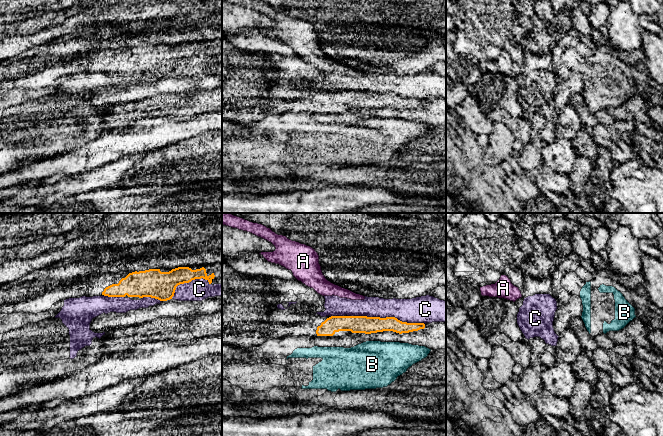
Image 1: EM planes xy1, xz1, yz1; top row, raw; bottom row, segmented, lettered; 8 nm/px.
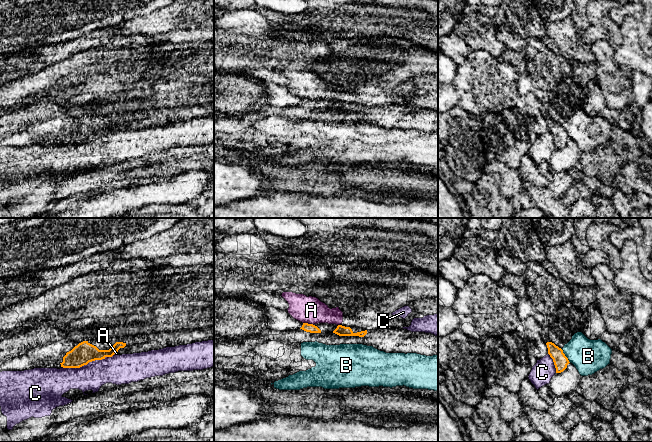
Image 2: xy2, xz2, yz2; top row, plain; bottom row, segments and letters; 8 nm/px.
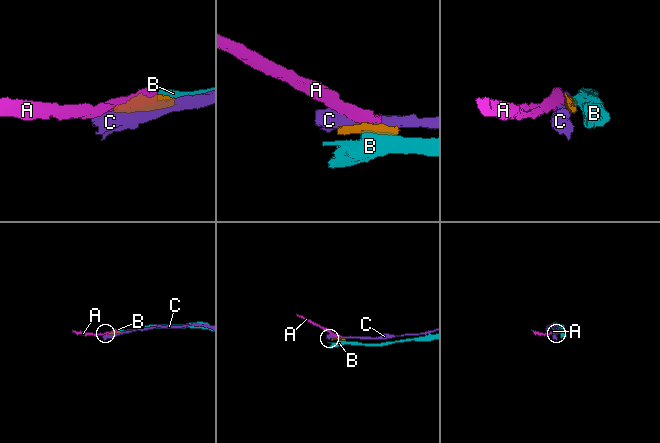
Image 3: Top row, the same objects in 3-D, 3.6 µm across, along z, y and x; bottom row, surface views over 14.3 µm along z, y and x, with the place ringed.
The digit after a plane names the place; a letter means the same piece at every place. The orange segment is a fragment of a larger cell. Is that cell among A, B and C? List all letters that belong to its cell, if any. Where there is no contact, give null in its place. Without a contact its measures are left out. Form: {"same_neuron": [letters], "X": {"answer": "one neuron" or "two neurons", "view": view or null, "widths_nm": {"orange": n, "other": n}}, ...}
{"same_neuron": [], "A": {"answer": "two neurons", "view": "xz2", "widths_nm": {"orange": 70, "other": 220}}, "B": {"answer": "two neurons", "view": "yz2", "widths_nm": {"orange": 110, "other": 280}}, "C": {"answer": "two neurons", "view": "xz1", "widths_nm": {"orange": 140, "other": 200}}}

